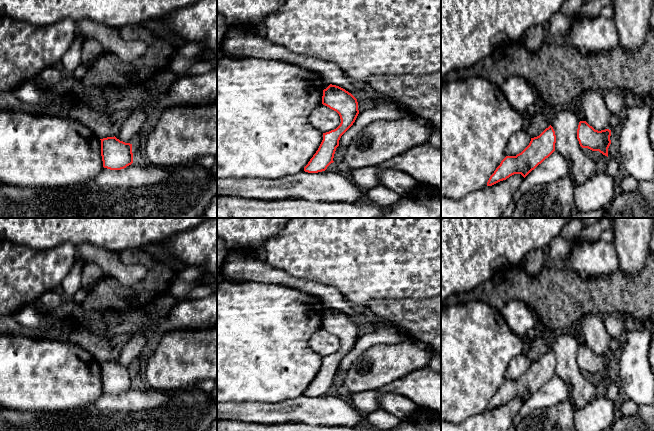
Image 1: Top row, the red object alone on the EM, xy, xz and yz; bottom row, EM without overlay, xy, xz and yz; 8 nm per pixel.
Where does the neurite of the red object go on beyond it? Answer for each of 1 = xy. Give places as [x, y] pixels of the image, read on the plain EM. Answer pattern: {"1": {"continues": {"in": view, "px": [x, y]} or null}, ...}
{"1": {"continues": null}}

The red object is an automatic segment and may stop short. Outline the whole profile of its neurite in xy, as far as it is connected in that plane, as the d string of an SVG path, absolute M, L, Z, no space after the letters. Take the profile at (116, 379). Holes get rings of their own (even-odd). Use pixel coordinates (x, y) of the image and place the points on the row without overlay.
M115 360L100 364L104 392L121 394L133 387L132 368L120 365Z

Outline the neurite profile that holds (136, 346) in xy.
M131 335L115 360L120 365L132 367L134 362L146 352L148 339L146 335Z

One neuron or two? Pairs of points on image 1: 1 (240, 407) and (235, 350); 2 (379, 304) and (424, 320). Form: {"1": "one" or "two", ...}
{"1": "two", "2": "one"}

